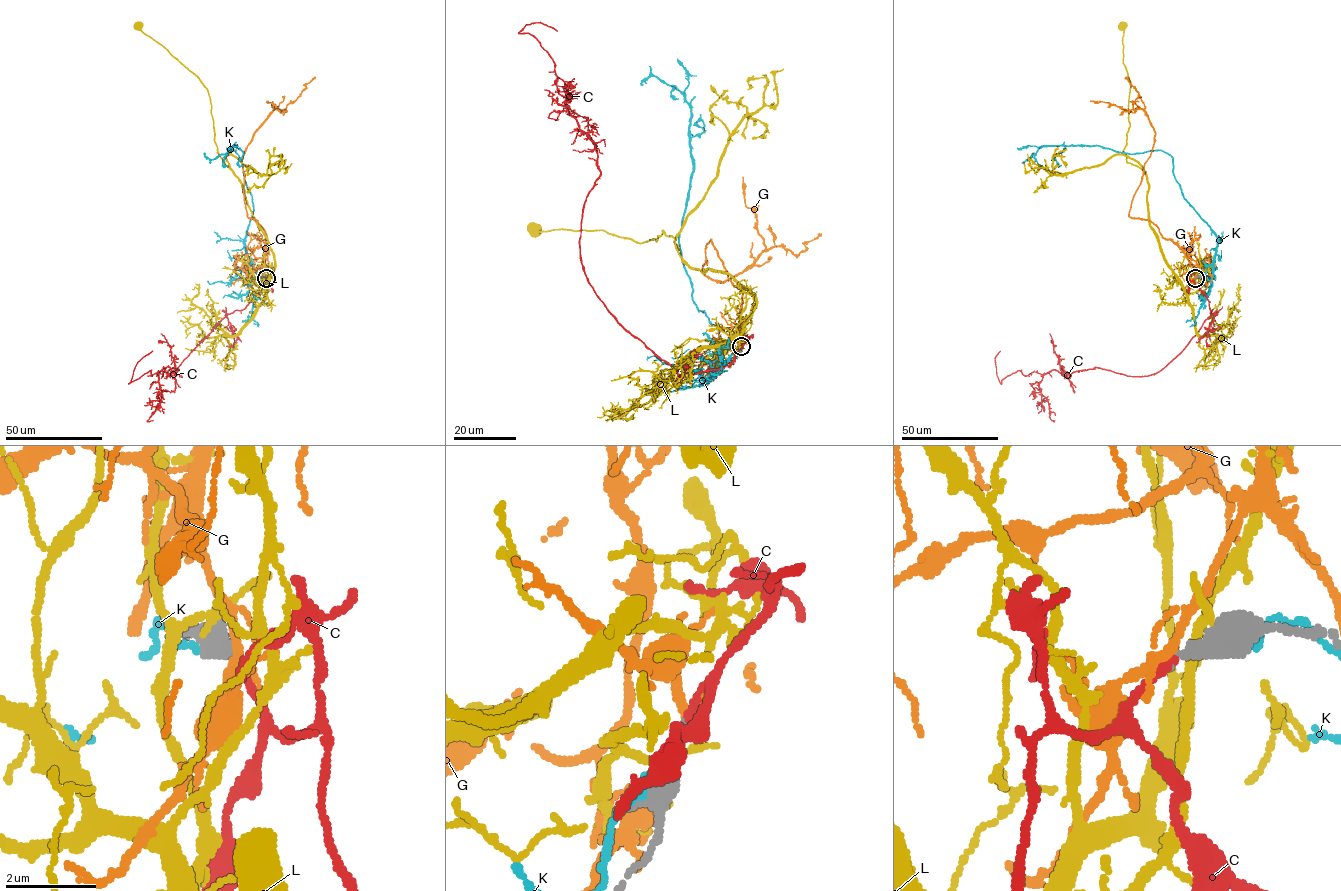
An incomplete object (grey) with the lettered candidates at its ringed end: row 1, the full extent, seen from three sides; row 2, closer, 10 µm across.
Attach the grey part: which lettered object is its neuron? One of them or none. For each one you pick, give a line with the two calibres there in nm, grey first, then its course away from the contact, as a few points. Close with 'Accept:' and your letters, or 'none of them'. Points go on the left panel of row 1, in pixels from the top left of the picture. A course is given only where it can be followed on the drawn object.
C: 180 nm thick on the grey side, 160 nm on the other; it runs (266, 277), (257, 296), (166, 376), (176, 372), (149, 371), (129, 383), (152, 351)
Accept: C

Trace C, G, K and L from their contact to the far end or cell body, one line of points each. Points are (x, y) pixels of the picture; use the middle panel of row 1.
C: (741, 346), (728, 365), (678, 374), (589, 282), (579, 237), (597, 152), (553, 59), (520, 32), (557, 30)
G: (741, 347), (731, 345), (743, 294), (706, 245), (703, 272), (720, 282), (765, 250), (799, 255), (821, 235)
K: (739, 351), (707, 383), (721, 338), (692, 301), (678, 241), (690, 188), (690, 106), (653, 75), (642, 85)
L: (740, 349), (754, 298), (728, 274), (696, 270), (663, 230), (656, 241), (642, 243), (601, 230), (536, 230)

